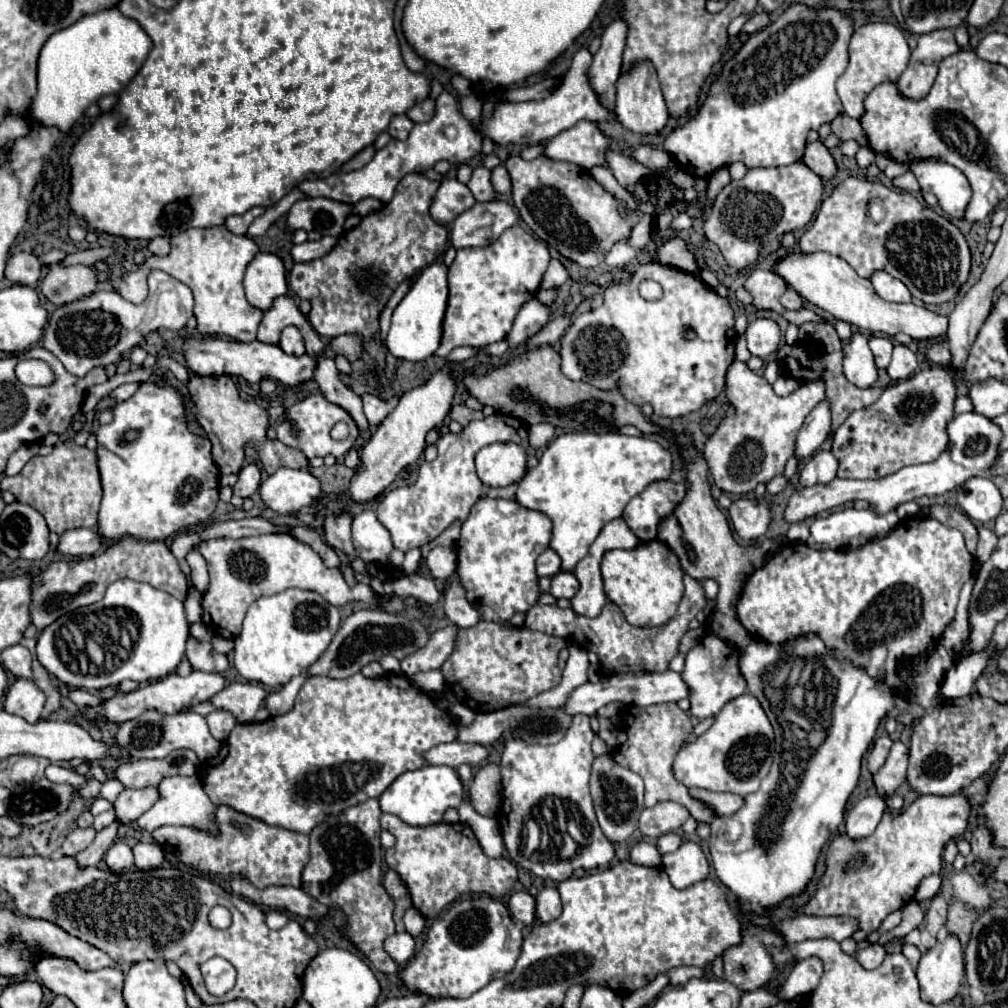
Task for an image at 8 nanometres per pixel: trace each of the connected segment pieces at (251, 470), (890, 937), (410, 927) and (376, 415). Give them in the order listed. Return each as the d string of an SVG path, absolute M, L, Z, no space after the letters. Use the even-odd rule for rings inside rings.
M254 463L242 467L238 477L240 479L234 485L234 495L238 495L238 497L250 497L252 493L258 491L258 487L260 487L260 469Z
M910 901L910 903L904 907L904 915L902 915L900 925L894 927L894 929L890 929L890 931L886 931L886 933L882 933L876 943L886 945L886 943L890 943L890 941L894 941L894 939L898 939L898 937L904 937L904 935L908 935L910 931L918 929L918 927L922 925L922 921L924 921L924 911L920 909L920 905L918 905L916 901Z
M412 907L406 911L404 915L404 925L406 925L406 931L412 935L412 937L418 937L422 931L424 931L424 917Z
M362 395L362 401L364 401L366 419L368 419L372 425L378 425L380 421L384 421L384 419L390 415L390 411L394 409L394 403L382 401L382 399L376 397L376 395Z

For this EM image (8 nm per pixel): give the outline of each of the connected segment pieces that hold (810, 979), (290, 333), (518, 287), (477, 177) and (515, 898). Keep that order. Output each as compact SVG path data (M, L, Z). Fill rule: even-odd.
M818 957L802 959L794 965L790 977L780 987L778 997L782 1001L794 1001L794 997L798 995L808 995L814 991L820 977L822 977L822 961Z
M286 327L280 335L280 347L288 353L288 355L304 355L304 339L300 335L300 343L298 343L298 329L296 327Z
M512 225L486 247L458 249L448 271L450 297L444 319L442 347L436 355L446 357L452 349L462 345L482 347L504 339L510 333L514 317L522 305L538 293L548 263L548 247L534 239L522 225Z
M484 165L474 167L472 177L468 181L468 189L472 191L476 201L492 201L496 197L496 193L490 183L490 169L486 169Z
M518 889L510 895L508 911L516 921L524 925L532 925L536 919L536 901L526 889Z

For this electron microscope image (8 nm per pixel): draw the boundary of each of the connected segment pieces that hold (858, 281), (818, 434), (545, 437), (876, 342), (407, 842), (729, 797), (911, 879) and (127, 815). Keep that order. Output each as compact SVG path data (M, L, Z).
M790 253L786 259L776 263L776 273L786 279L788 285L792 285L808 303L814 307L824 309L834 319L842 319L852 323L858 329L870 331L870 333L882 333L882 335L896 335L898 331L908 333L912 339L932 339L932 337L944 337L948 327L948 317L936 315L924 307L916 307L914 303L890 303L884 301L872 287L872 283L864 277L860 277L844 259L838 259L834 255L818 253L818 255L802 255L802 253Z
M822 401L818 403L818 407L814 407L814 411L810 411L802 429L798 431L794 445L794 457L798 459L798 463L808 459L814 451L820 449L820 445L828 437L828 431L830 431L830 409L828 403Z
M546 423L532 425L530 431L528 431L528 437L530 437L530 445L532 445L534 449L546 447L548 441L554 437L554 427L550 427L550 425L546 425Z
M874 335L870 337L870 349L874 353L874 359L876 359L876 365L878 369L886 369L888 363L890 363L890 355L892 355L892 341L888 337L882 337L882 335Z
M382 815L382 829L396 837L396 845L386 851L386 863L406 883L414 907L434 921L452 901L468 895L506 897L518 879L516 865L506 857L488 857L464 823L436 823L430 827L410 827L396 815Z
M692 787L690 795L694 799L698 799L700 803L708 805L710 809L714 809L714 813L720 815L720 817L734 815L744 805L744 797L734 795L734 793L712 793L712 791L706 791L706 789Z
M922 795L902 813L886 811L880 825L876 827L876 831L864 839L850 839L848 835L834 835L834 839L830 841L828 851L826 851L826 871L818 879L816 891L810 897L810 901L796 909L798 915L852 917L858 921L858 929L852 935L852 939L856 939L856 941L868 937L872 931L878 931L880 923L886 919L886 915L890 911L900 909L908 903L908 899L914 899L916 887L924 877L940 871L944 845L950 839L954 839L966 831L968 811L970 811L970 805L962 795L952 795L952 797Z
M144 787L144 789L124 789L120 797L114 801L116 819L120 823L132 823L142 813L146 813L156 801L160 799L158 787Z

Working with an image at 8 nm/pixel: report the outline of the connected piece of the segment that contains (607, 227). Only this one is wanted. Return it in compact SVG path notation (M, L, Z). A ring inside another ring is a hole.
M512 155L506 159L506 169L512 177L512 197L514 197L514 205L520 213L520 217L524 219L524 223L546 243L550 243L560 255L580 263L582 267L596 267L598 263L604 261L606 253L610 251L610 247L616 241L626 241L630 237L632 227L638 223L638 215L630 211L628 219L622 219L618 215L614 197L606 191L602 191L602 187L598 187L598 183L594 183L592 175L586 173L582 167L568 163L568 161L554 161L548 159L544 155L540 155L538 159L532 161L524 161L518 155Z

